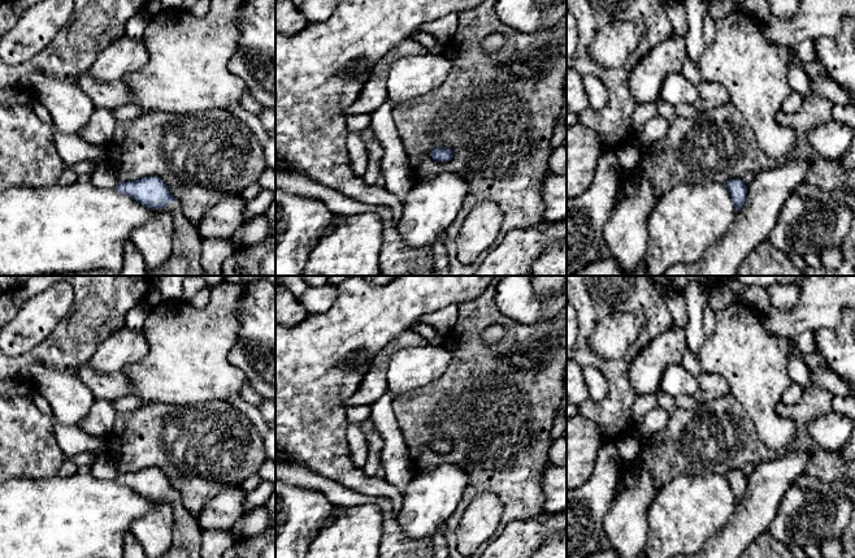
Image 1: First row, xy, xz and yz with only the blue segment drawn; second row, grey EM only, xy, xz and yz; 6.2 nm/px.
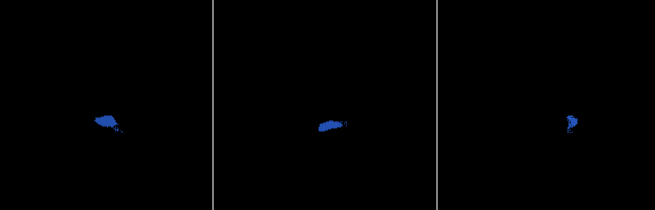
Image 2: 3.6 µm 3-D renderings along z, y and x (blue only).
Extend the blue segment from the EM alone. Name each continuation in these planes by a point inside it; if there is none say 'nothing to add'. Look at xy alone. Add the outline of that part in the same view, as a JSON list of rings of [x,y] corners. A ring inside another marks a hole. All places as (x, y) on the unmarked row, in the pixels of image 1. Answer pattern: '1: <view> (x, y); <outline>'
1: xy (186, 543); [[[179,493],[166,494],[165,501],[173,511],[173,542],[161,558],[203,558],[203,529],[196,518],[187,511]]]

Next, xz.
nothing to add

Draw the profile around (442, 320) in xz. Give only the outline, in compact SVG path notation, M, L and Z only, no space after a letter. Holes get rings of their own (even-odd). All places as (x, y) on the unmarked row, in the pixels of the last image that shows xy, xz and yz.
M451 304L434 312L429 312L420 320L431 325L438 334L447 336L459 320L459 306Z

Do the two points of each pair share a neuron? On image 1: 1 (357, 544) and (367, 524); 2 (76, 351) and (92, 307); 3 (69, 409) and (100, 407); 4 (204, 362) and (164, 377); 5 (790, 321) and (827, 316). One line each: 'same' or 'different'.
1: same
2: same
3: different
4: same
5: same

